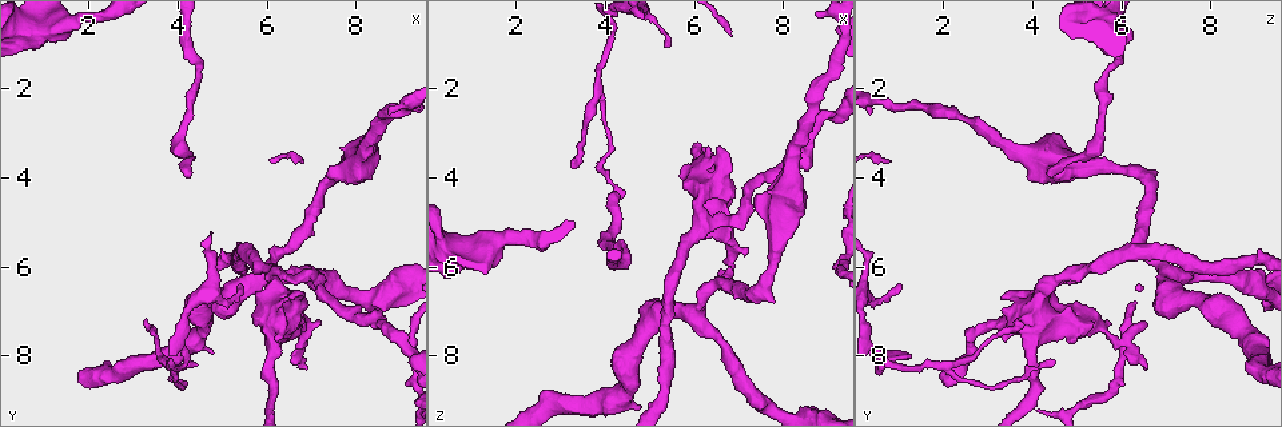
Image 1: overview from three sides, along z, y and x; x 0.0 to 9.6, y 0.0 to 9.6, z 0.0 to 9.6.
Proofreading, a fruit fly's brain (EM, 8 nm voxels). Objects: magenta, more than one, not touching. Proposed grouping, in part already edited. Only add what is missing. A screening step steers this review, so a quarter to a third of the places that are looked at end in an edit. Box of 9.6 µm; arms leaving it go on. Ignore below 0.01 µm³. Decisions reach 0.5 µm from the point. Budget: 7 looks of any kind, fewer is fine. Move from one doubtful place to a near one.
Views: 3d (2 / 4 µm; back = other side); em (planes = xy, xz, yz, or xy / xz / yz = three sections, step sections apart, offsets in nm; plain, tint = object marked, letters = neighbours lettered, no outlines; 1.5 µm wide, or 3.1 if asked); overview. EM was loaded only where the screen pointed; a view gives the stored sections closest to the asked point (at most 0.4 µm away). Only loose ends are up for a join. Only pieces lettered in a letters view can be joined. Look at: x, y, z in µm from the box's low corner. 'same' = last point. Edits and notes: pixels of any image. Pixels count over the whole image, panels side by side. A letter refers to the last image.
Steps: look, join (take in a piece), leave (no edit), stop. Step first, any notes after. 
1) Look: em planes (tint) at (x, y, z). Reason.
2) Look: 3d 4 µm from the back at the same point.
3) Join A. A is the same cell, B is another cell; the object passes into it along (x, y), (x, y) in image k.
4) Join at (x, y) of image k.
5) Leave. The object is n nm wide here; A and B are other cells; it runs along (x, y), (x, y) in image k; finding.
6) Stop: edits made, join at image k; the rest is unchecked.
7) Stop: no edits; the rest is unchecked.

Look: em yz step 4 (tint) at (4.20, 3.95, 4.35). Branch stops here.

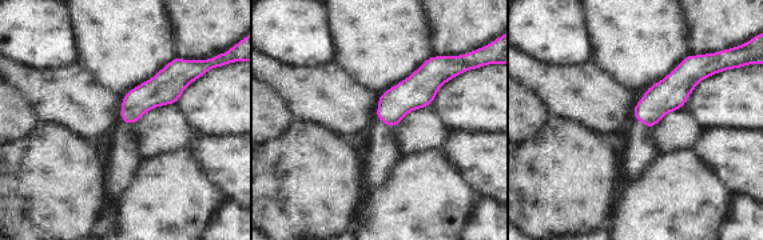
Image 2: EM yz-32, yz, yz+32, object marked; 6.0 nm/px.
Look: em xy step 4 (letters) at the same point.

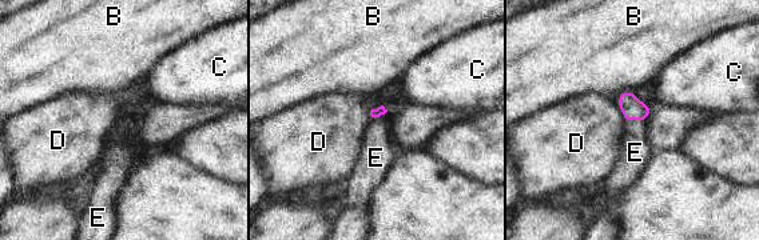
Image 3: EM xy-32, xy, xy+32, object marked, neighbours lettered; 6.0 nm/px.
Join at (635, 152) of image 3. E is the same cell, B, C and D are other cells; the object passes into it along (632, 108), (636, 119), (635, 152) in image 3; the cell continues.

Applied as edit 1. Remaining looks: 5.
Look: overview.

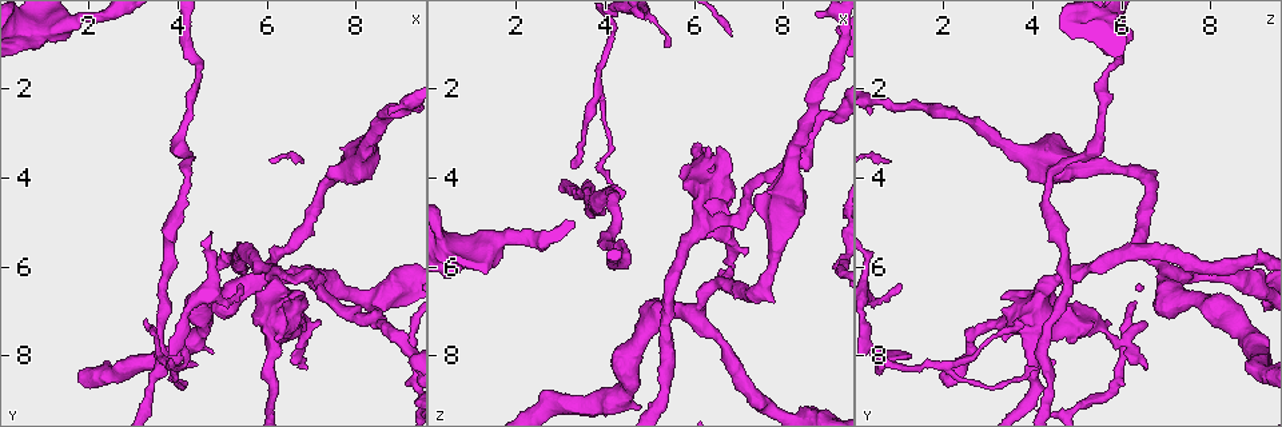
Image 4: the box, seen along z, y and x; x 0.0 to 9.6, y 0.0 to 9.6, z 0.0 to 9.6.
Look: em planes (letters) at (6.20, 7.55, 3.35).

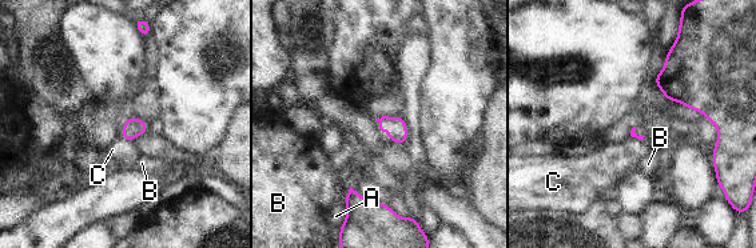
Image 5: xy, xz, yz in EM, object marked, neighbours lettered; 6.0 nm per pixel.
Leave. The longest contact is with A, 80 nm; A, B and C are other cells; a border runs along (120, 136), (131, 142) in image 5; no lettered piece goes on from it.

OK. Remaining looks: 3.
Stop: edits made, join at image 3; the rest is unchecked.

